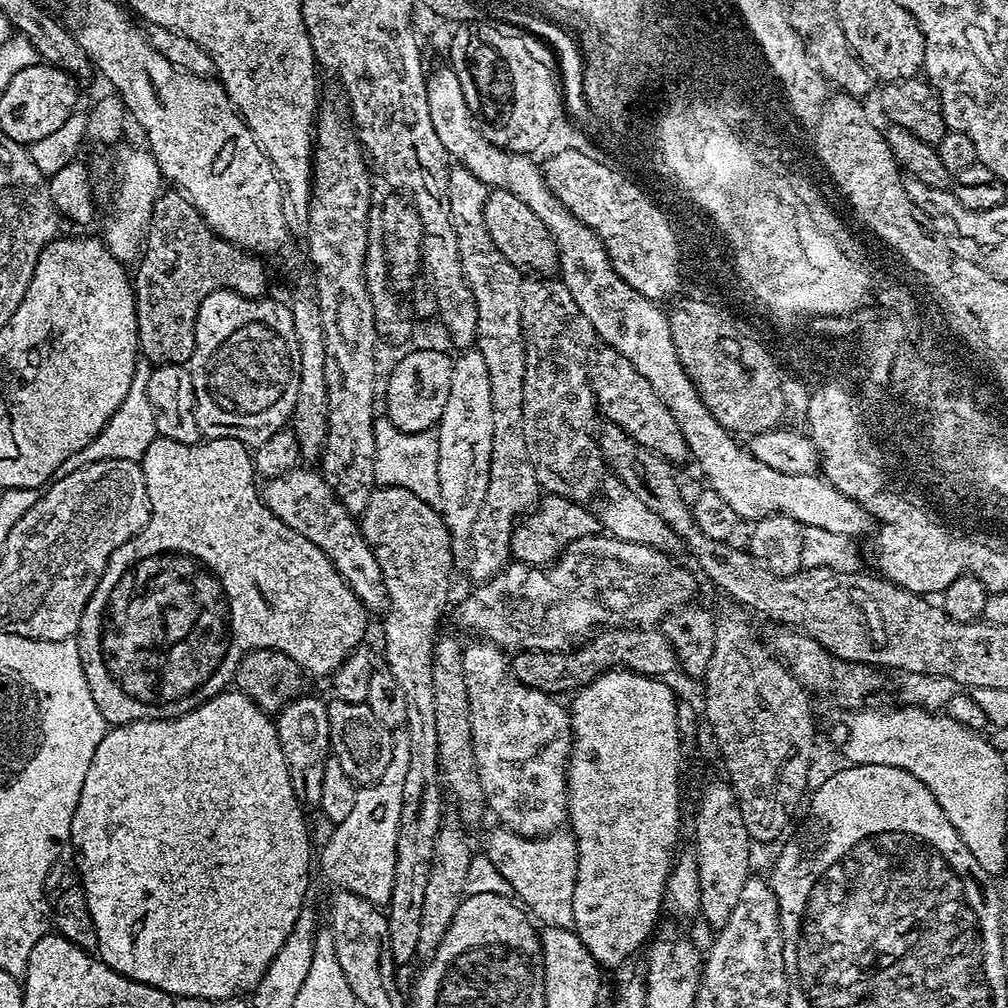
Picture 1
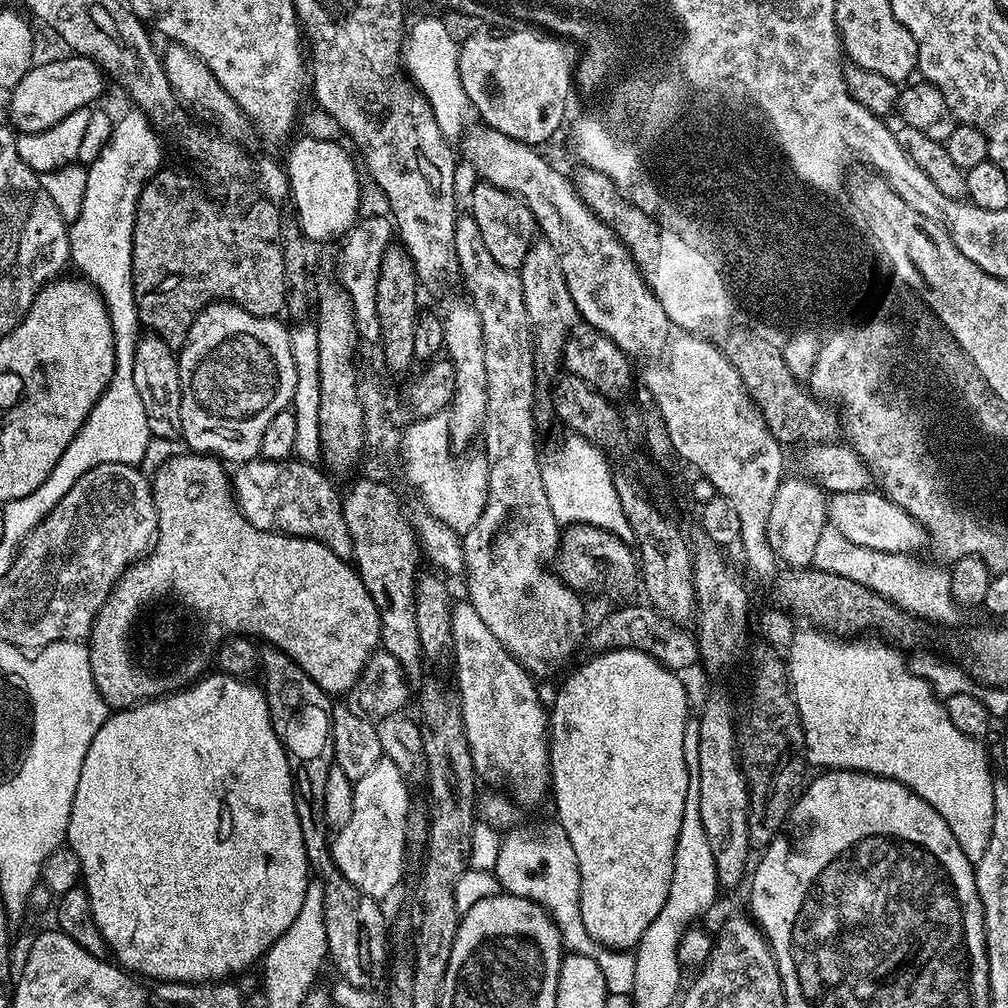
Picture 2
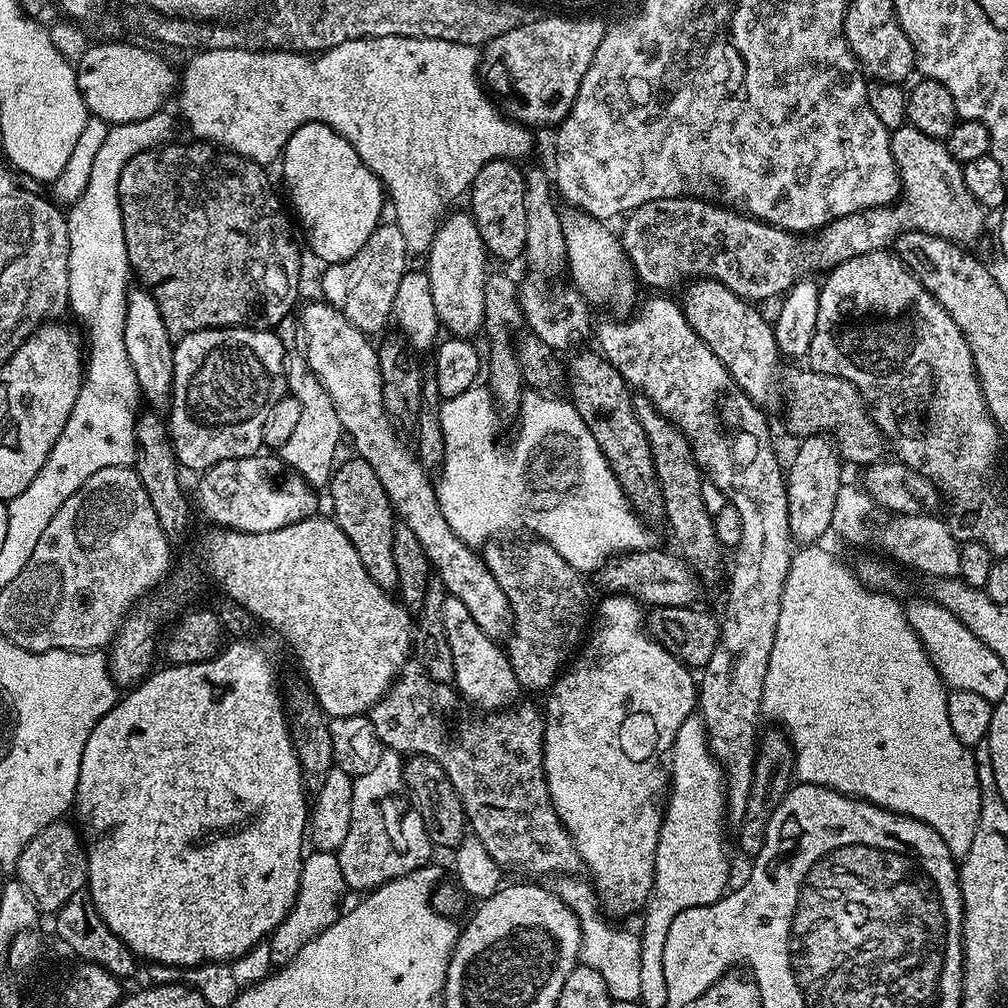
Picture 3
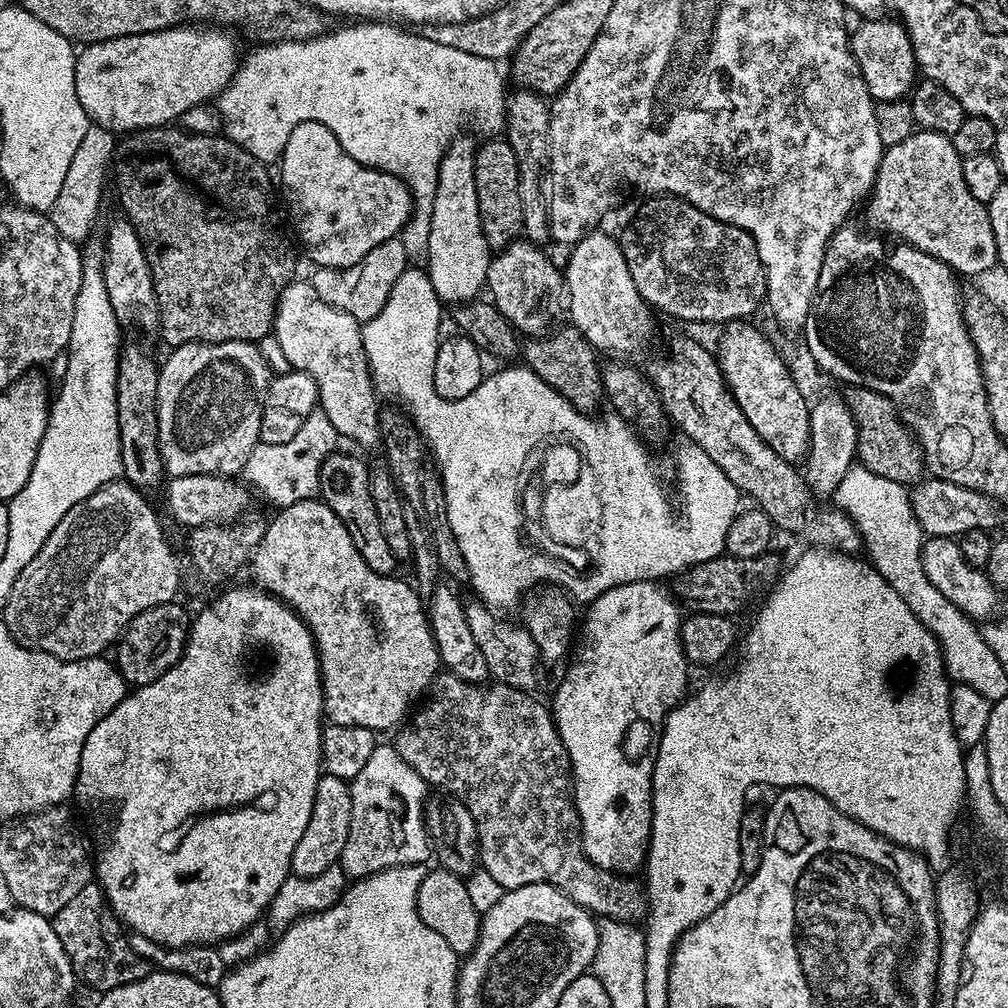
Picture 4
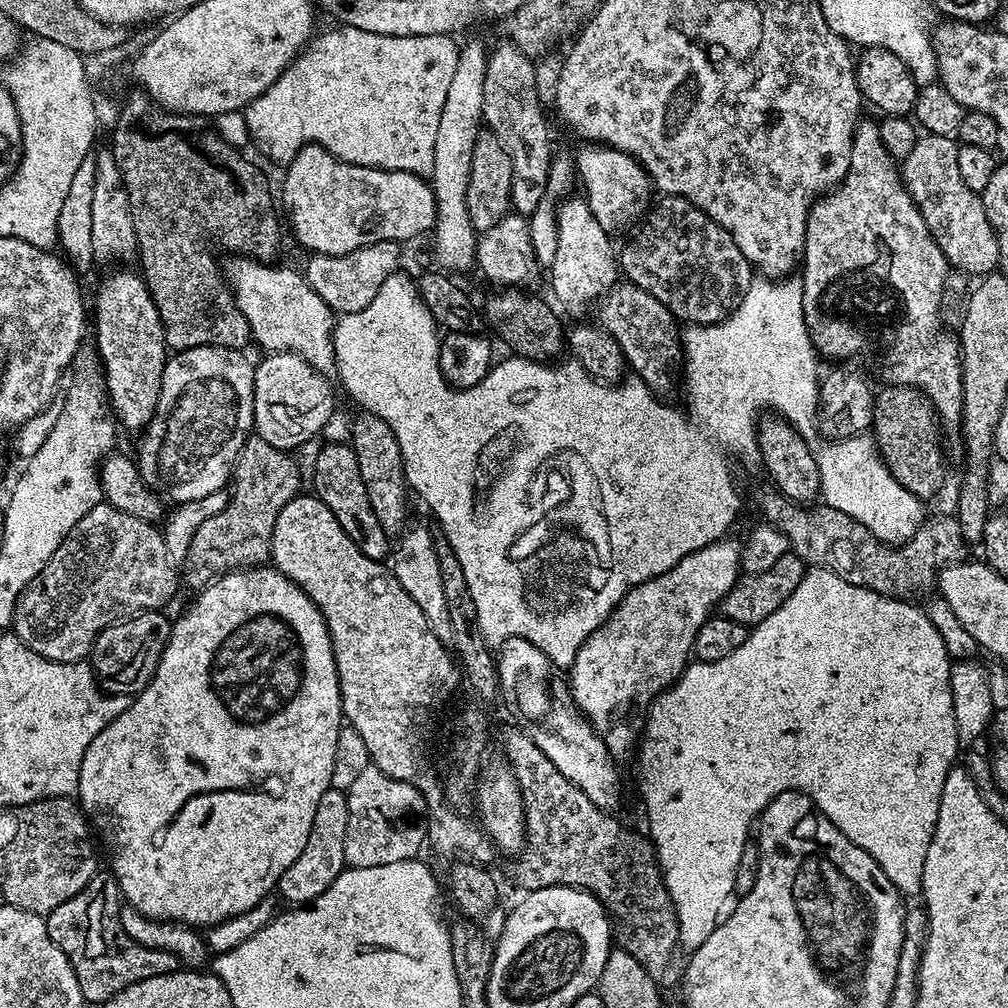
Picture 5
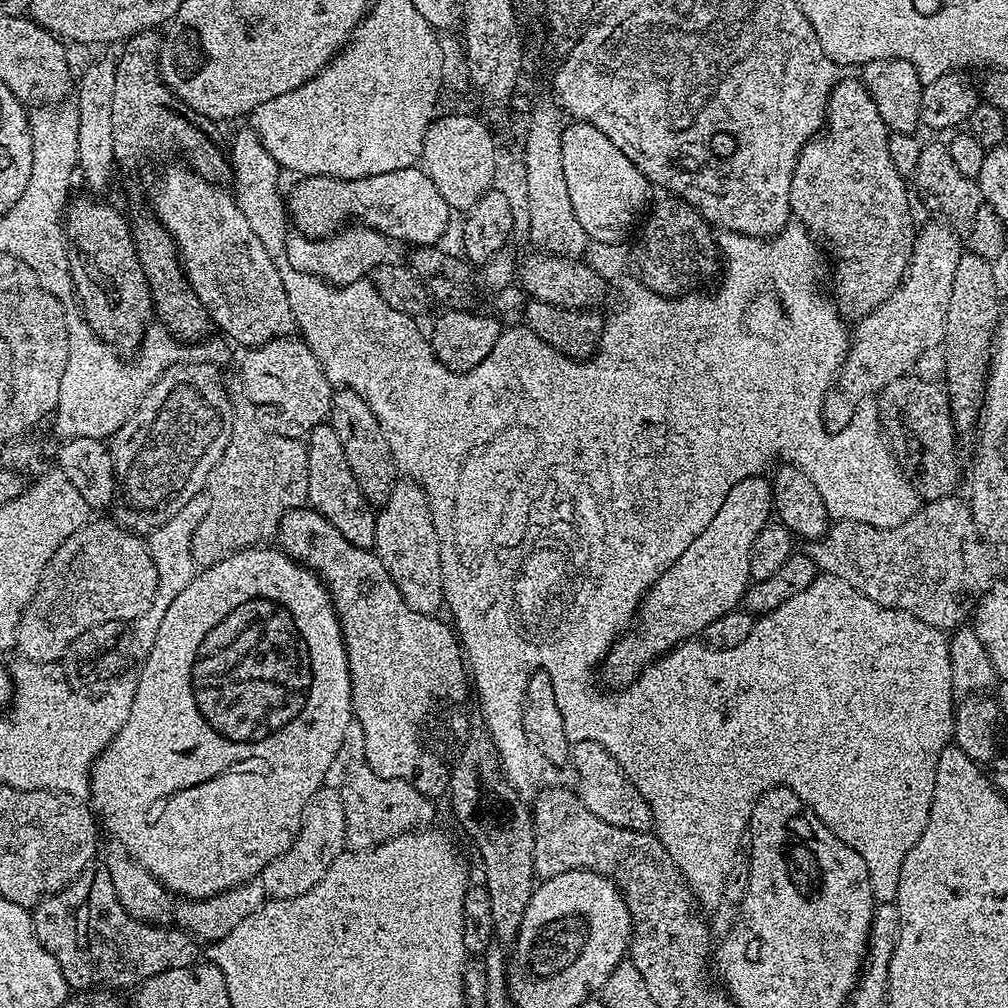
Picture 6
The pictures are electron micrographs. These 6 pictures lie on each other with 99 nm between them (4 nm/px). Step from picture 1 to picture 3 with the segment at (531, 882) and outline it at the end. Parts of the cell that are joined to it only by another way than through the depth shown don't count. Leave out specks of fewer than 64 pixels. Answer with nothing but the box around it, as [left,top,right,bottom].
[554,878,642,1002]

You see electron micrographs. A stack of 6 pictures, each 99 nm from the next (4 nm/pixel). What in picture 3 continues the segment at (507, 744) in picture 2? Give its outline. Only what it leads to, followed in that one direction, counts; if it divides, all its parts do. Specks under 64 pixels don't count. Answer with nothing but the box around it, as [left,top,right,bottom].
[442,595,521,714]

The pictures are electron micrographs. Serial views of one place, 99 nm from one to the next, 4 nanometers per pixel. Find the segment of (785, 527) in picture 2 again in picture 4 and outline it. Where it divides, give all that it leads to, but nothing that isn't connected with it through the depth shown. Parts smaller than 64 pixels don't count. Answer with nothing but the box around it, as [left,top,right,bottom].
[802,395,856,497]

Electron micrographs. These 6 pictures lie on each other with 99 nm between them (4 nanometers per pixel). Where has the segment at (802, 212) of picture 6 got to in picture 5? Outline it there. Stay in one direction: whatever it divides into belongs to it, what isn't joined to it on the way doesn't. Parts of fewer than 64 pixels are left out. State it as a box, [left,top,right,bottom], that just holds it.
[802,118,963,425]

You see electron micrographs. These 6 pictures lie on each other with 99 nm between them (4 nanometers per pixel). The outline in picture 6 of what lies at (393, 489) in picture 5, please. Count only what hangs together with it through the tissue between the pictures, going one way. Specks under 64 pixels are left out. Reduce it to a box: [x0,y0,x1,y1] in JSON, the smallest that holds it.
[330,388,398,506]

